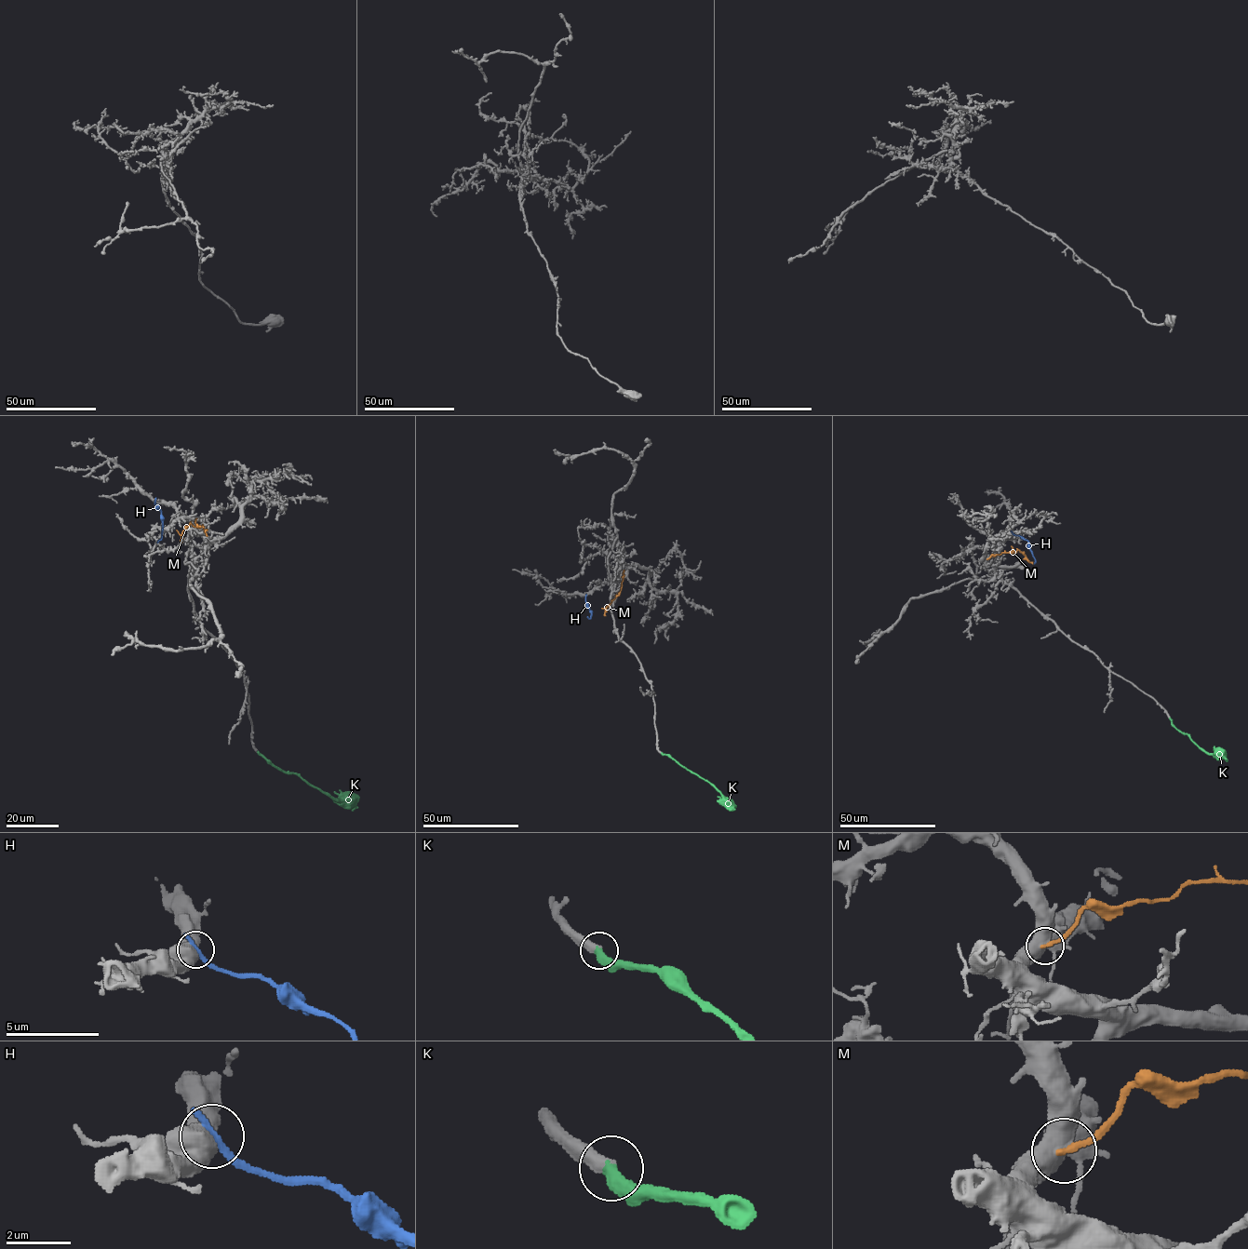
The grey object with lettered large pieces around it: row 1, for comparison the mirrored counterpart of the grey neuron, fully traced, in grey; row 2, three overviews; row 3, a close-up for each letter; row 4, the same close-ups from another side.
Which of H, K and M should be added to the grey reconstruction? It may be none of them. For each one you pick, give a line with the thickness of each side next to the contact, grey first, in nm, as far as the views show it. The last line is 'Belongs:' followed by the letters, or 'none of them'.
K: 440 nm thick on the grey side, 480 nm on the other
Belongs: K

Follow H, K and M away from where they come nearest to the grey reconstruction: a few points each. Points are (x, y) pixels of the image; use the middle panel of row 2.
H: (585, 596), (591, 614), (590, 618), (587, 616)
K: (662, 753), (707, 780), (735, 809)
M: (624, 570), (620, 592), (606, 609), (605, 615)

